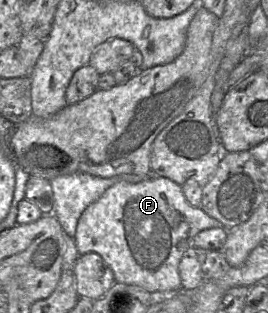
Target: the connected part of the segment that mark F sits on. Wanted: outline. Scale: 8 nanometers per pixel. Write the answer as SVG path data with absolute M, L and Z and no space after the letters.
M154 174L145 178L143 181L138 183L128 183L124 181L120 181L110 188L108 188L103 195L94 203L90 204L81 214L77 227L76 233L73 237L75 240L75 244L78 250L79 255L84 255L86 253L97 253L99 254L103 260L107 263L107 265L111 268L115 281L117 283L128 284L128 285L136 285L139 286L149 293L160 296L168 296L171 295L181 288L181 279L179 276L179 263L183 256L183 253L192 246L192 241L194 237L201 231L206 229L211 229L215 227L222 227L221 223L216 219L208 216L201 207L193 207L187 201L182 192L181 186L171 181L170 179L158 177Z

